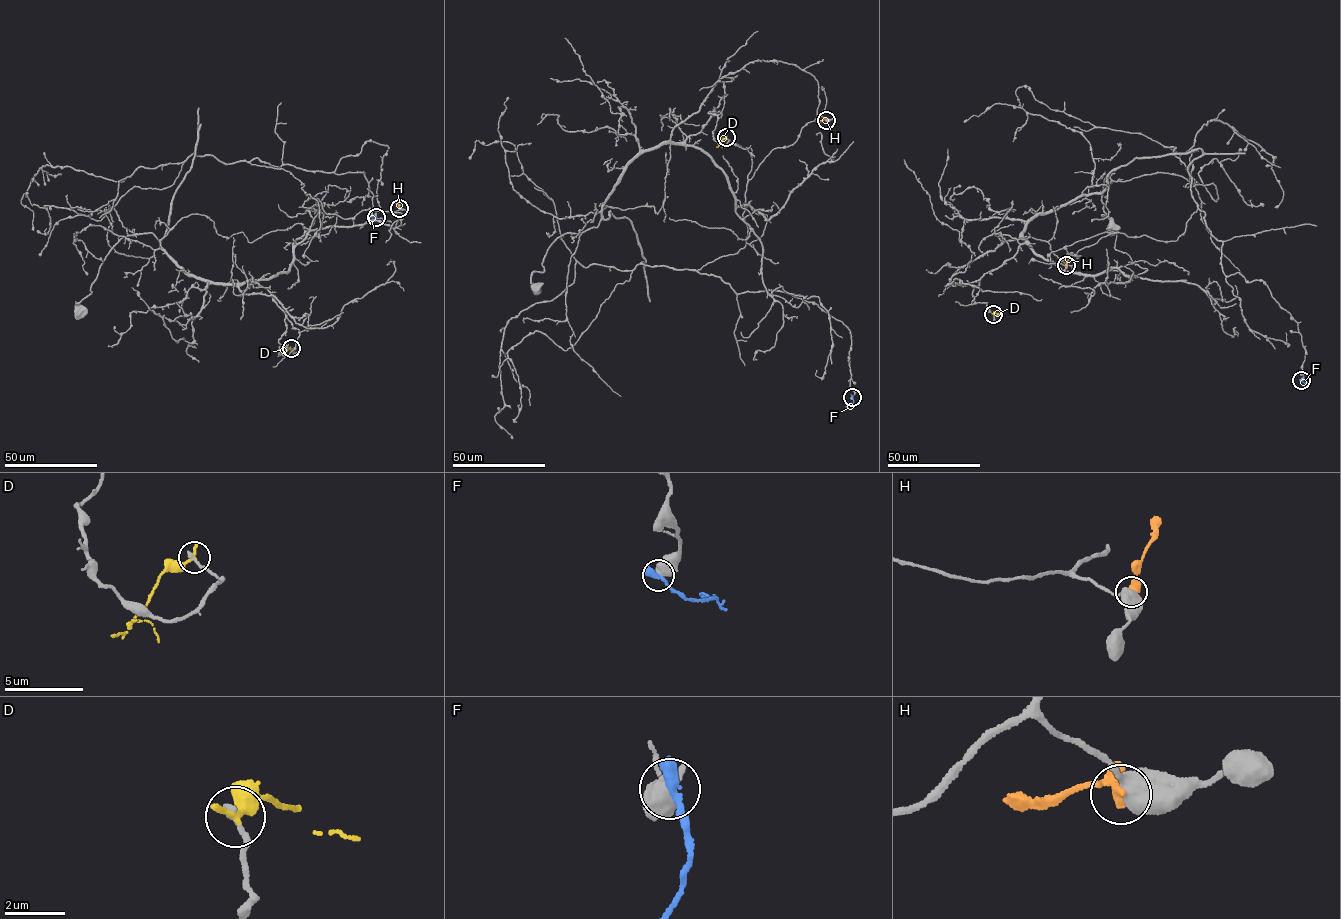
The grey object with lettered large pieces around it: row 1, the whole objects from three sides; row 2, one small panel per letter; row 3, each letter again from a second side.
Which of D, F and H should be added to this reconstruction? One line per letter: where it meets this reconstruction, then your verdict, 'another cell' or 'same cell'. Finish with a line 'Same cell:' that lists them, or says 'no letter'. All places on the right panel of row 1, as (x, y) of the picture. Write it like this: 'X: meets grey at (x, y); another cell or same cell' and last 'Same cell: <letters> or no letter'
D: meets grey at (993, 314); another cell
F: meets grey at (1301, 380); another cell
H: meets grey at (1066, 265); another cell
Same cell: no letter

